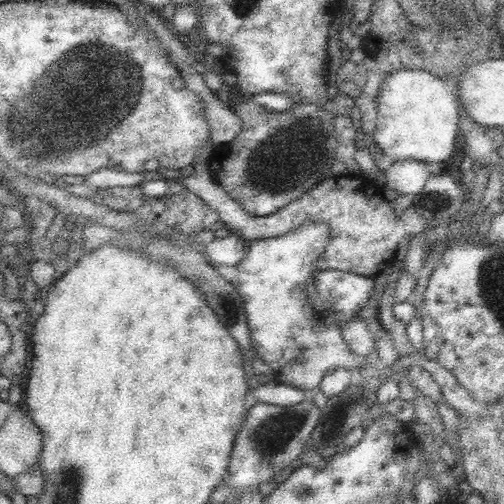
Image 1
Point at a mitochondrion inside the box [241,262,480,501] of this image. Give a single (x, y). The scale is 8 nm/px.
(268, 438)

